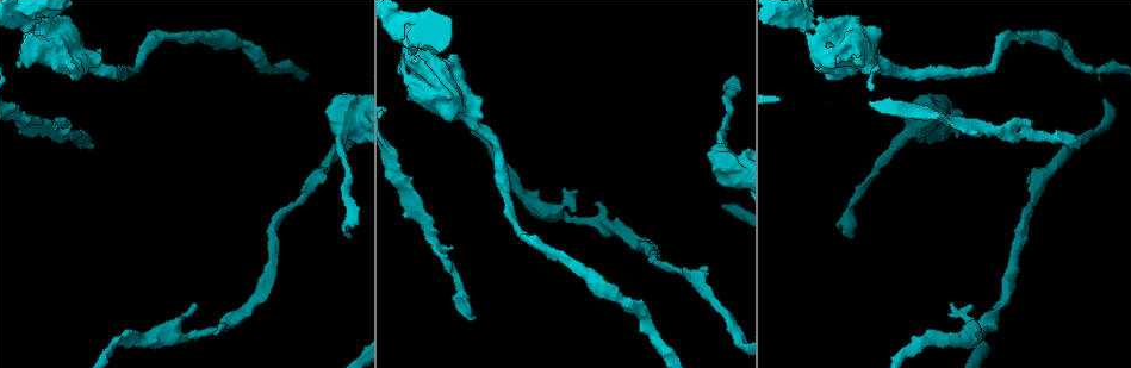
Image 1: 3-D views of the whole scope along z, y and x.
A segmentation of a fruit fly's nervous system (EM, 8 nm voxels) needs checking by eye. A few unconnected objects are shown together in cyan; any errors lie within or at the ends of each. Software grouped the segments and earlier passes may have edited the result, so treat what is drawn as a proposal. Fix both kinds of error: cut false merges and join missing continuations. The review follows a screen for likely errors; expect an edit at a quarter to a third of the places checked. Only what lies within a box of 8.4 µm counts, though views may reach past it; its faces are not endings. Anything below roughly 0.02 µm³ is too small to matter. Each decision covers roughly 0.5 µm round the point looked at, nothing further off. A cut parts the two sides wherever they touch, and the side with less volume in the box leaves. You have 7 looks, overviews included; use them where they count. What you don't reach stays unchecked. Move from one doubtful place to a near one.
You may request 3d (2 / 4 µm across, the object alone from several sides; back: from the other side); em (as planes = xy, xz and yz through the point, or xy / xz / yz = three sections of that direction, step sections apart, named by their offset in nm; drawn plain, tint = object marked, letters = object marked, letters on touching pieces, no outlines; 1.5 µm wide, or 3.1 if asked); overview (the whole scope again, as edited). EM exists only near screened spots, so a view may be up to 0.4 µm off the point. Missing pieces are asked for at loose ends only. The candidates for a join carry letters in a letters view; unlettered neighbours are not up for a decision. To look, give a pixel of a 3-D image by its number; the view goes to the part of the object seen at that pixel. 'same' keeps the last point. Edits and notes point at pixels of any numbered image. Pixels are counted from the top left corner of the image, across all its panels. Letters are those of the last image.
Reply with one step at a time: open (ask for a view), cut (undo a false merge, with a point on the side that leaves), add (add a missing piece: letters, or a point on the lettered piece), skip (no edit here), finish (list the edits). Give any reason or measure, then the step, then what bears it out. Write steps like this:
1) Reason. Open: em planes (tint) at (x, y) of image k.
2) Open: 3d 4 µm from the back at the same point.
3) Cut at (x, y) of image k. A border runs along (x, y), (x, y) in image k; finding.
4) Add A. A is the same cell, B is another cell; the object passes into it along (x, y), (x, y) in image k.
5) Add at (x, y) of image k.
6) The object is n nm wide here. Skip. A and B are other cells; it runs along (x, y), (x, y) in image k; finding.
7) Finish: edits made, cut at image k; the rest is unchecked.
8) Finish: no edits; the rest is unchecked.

An open end. Open: em 3.1 µm planes (letters) at (473, 316) of image 1.

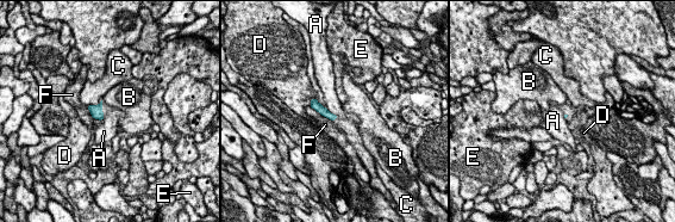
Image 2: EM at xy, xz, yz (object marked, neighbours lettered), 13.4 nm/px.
Skip. A, B, C, D, E and F are other cells; it runs along (313, 102), (333, 117) in image 2; none of them fits.

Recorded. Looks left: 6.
A narrow waist. Open: 3d 2 µm at (1001, 305) of image 1.

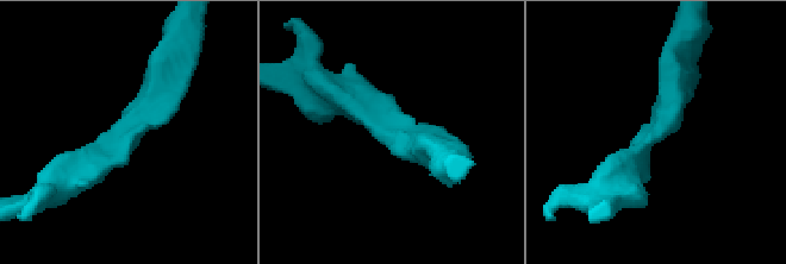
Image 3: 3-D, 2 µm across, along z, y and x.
The arms are 220, 280 nm wide. Open: em planes (letters) at (383, 125) of image 3.

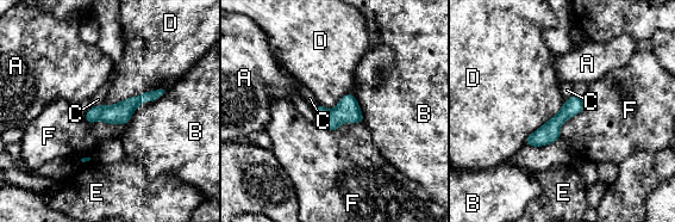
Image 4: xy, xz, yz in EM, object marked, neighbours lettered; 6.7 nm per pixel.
Skip. A, B, C, D, E and F are other cells; a border runs along (164, 88), (104, 104) in image 4; all the same neuron.

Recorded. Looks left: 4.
Free end. Open: 3d 4 µm at (851, 236) of image 1.

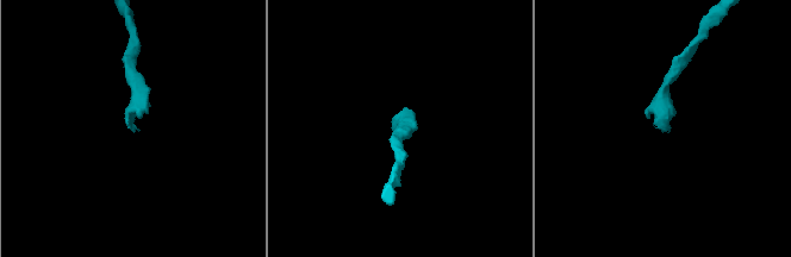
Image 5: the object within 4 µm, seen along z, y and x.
Open: em planes (letters) at (669, 128) of image 5.

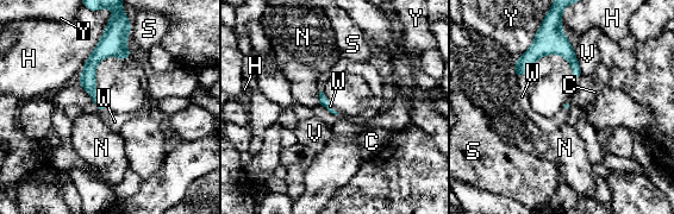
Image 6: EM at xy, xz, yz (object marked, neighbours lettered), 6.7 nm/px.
Add at (114, 121) of image 6. W is the same cell, C, H, N, S, V and Y are other cells; it goes on there.

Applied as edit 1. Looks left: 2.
Finish: edits made, add at image 6; the rest is unchecked.

